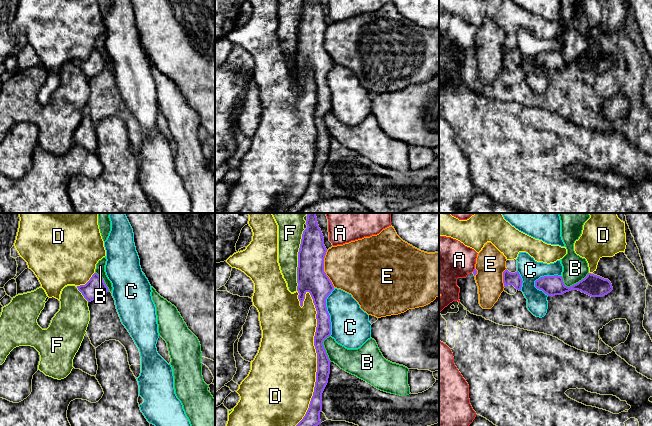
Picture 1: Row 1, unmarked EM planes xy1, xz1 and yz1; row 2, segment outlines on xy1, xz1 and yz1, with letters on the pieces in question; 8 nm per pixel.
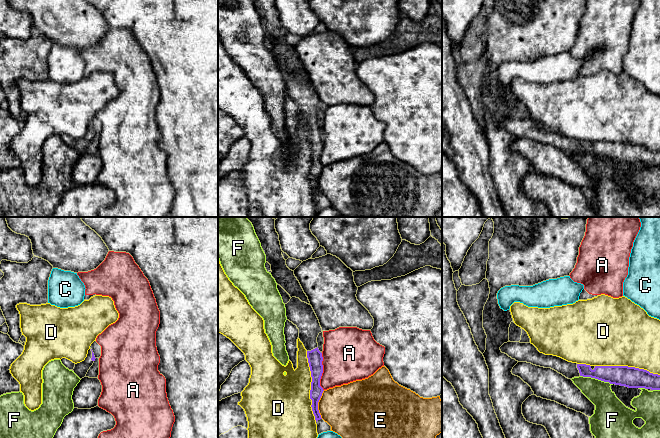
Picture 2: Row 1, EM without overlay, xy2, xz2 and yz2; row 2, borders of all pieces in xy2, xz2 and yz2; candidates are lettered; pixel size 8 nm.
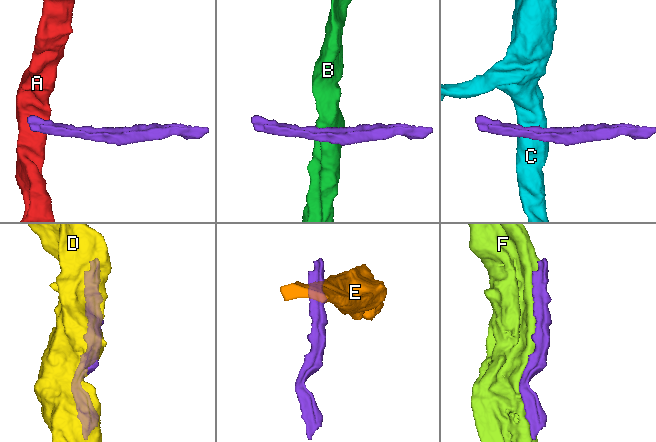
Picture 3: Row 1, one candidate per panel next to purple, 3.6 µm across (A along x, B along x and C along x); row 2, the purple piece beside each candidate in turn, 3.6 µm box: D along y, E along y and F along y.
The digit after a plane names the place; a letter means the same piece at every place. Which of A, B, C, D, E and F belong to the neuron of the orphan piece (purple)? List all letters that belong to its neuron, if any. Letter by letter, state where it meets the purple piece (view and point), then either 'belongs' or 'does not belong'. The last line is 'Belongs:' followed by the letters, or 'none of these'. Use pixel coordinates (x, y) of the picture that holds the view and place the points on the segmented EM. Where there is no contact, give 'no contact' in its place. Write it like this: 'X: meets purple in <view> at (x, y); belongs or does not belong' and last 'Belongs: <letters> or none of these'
A: meets purple in xz2 at (322, 372); does not belong
B: meets purple in yz1 at (576, 283); does not belong
C: meets purple in xz1 at (327, 312); does not belong
D: meets purple in xz1 at (314, 343); does not belong
E: meets purple in xz1 at (323, 269); does not belong
F: meets purple in xz1 at (298, 260); does not belong
Belongs: none of these

